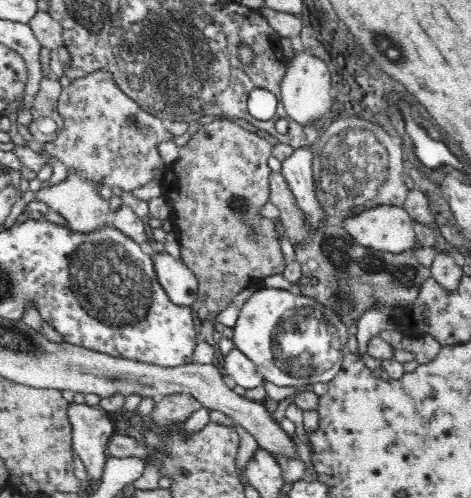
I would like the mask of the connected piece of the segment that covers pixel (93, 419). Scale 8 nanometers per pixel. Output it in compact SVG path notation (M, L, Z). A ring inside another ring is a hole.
M70 402L68 421L72 425L72 448L83 460L88 479L100 482L108 455L109 438L113 427L108 412L100 406Z

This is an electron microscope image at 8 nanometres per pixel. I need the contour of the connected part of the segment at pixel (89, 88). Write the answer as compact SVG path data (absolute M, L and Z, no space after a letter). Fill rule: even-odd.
M98 69L90 74L72 79L70 84L61 90L57 109L63 119L63 127L58 131L55 140L48 139L46 143L42 144L44 150L68 168L82 172L86 178L93 180L98 185L103 184L118 192L130 193L130 190L146 186L166 166L162 156L158 153L158 144L173 140L175 136L166 130L164 120L149 113L133 97L129 97L126 91L116 84L110 71Z

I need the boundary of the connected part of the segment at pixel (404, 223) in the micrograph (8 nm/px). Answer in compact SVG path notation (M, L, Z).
M380 205L358 213L357 216L340 220L339 223L349 232L349 235L365 248L394 254L406 252L415 248L416 236L413 221L407 211L398 206Z

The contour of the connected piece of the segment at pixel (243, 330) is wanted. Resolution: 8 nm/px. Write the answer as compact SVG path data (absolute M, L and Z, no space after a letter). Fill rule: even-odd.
M280 288L259 289L246 300L240 309L237 321L233 327L234 345L258 369L265 380L276 386L297 386L314 384L332 380L342 366L344 356L350 354L348 329L344 321L331 309L318 301L301 295L294 290L280 290Z

